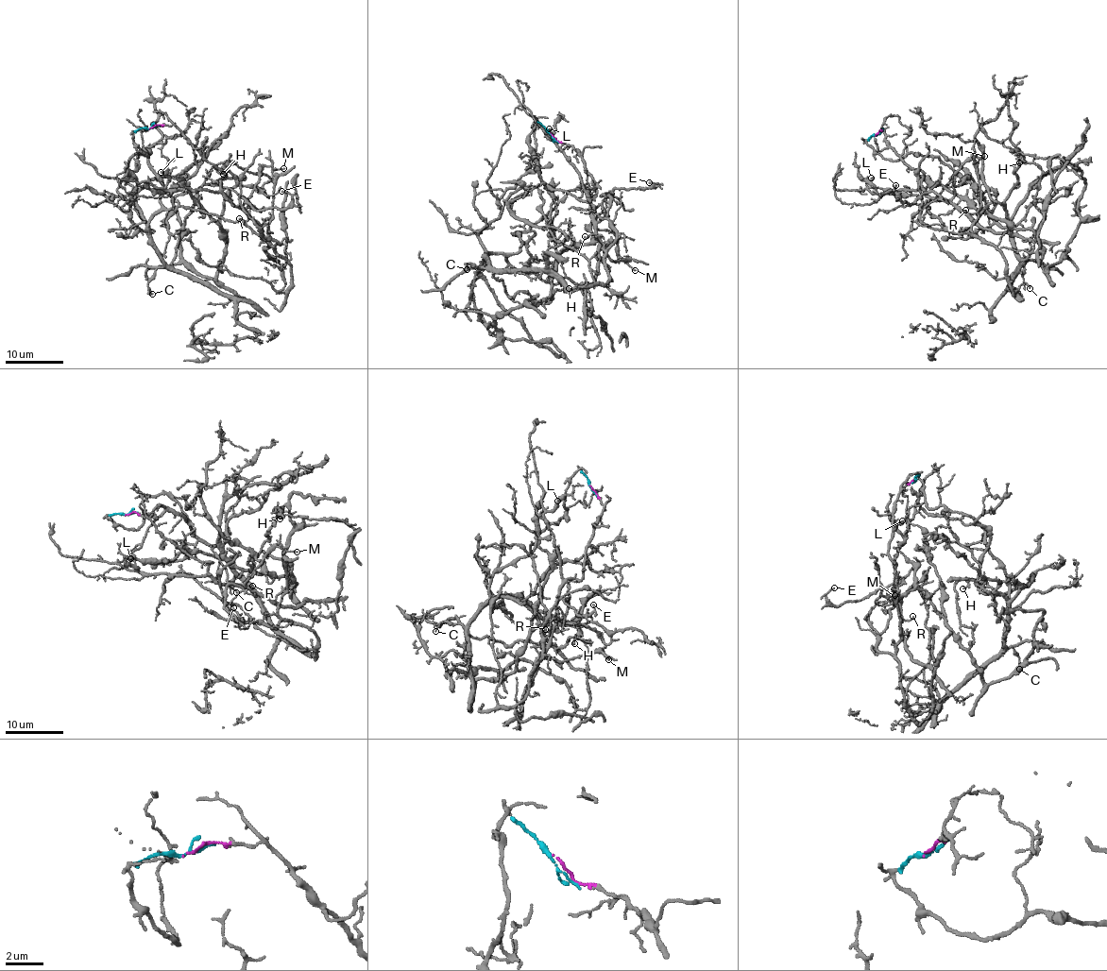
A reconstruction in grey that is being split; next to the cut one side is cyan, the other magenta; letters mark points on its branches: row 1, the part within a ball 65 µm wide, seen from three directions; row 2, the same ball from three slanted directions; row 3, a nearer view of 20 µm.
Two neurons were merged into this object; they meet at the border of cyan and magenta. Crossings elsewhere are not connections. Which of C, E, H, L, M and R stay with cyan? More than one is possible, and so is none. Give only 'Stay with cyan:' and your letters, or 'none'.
Stay with cyan: C, H

